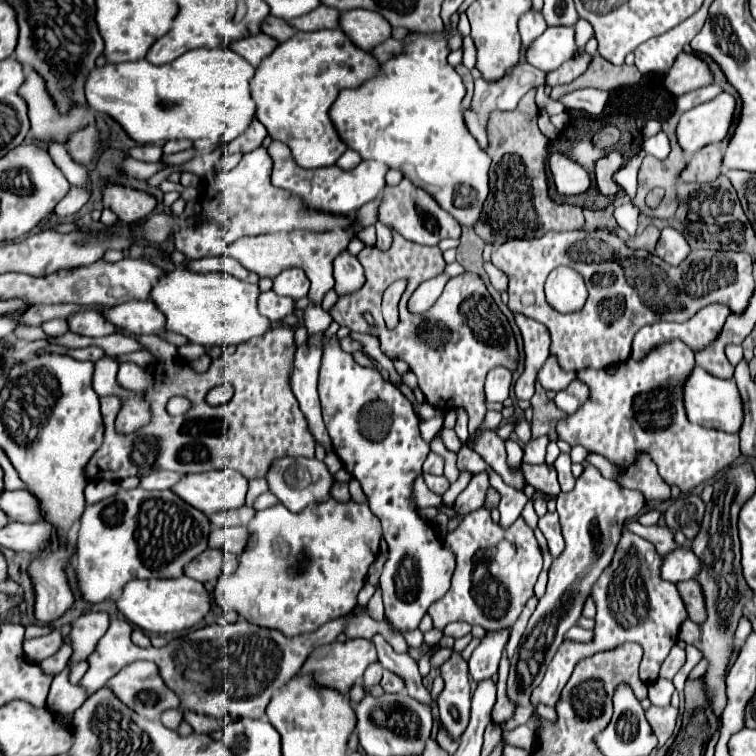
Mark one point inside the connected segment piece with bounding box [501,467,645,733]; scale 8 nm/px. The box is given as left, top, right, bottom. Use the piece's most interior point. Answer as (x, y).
(592, 513)

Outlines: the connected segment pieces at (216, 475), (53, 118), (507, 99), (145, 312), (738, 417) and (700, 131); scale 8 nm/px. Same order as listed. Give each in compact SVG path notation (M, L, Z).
M233 469L183 475L173 485L173 493L209 515L217 513L217 509L237 509L245 505L247 479Z
M29 69L25 73L25 81L19 87L19 95L27 103L27 113L29 113L29 121L31 121L31 131L29 131L31 137L45 143L45 145L49 145L49 143L67 145L67 141L69 141L69 137L73 133L85 129L85 127L89 127L93 123L93 113L89 109L85 109L83 105L79 105L79 103L75 103L67 113L59 113L55 101L51 99L51 95L49 95L49 91L45 87L45 79L33 69Z
M521 61L517 63L509 73L505 73L505 77L497 79L497 81L487 81L483 77L479 77L479 81L475 81L475 95L473 95L473 109L471 111L465 111L465 123L469 127L469 131L473 133L473 137L479 141L479 145L485 149L487 147L487 135L485 135L485 117L489 117L491 111L499 109L499 111L505 111L505 109L515 109L519 99L533 87L539 87L539 85L545 85L545 77L547 73L545 71L539 71L535 67L531 67L529 63Z
M125 301L121 305L103 311L103 317L115 327L127 329L135 335L149 333L159 335L165 329L165 317L153 305L153 301Z
M693 367L693 371L689 373L683 385L683 405L685 405L687 419L691 423L711 427L711 429L721 429L727 433L739 433L741 429L743 405L741 405L741 397L737 393L737 385L733 379L719 379L701 367Z
M719 93L711 101L685 111L677 123L677 143L685 157L691 157L707 143L719 143L727 137L733 111L735 99L727 93Z

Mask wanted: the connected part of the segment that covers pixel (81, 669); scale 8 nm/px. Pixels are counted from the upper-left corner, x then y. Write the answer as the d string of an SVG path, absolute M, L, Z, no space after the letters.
M87 659L73 663L73 665L71 665L71 671L69 671L69 681L71 681L72 684L77 685L79 683L79 679L85 675L87 669L89 669Z

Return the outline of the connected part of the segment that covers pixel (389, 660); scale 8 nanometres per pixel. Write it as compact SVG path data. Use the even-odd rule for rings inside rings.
M373 637L373 643L377 647L377 653L379 653L379 663L393 671L395 675L399 675L403 681L405 681L405 689L407 693L413 697L413 699L419 699L421 703L429 703L431 709L433 709L433 715L439 717L439 711L437 711L437 705L431 701L431 695L429 691L423 687L421 683L421 675L417 671L417 661L411 657L411 655L397 655L393 651L393 647L383 639L383 637Z

